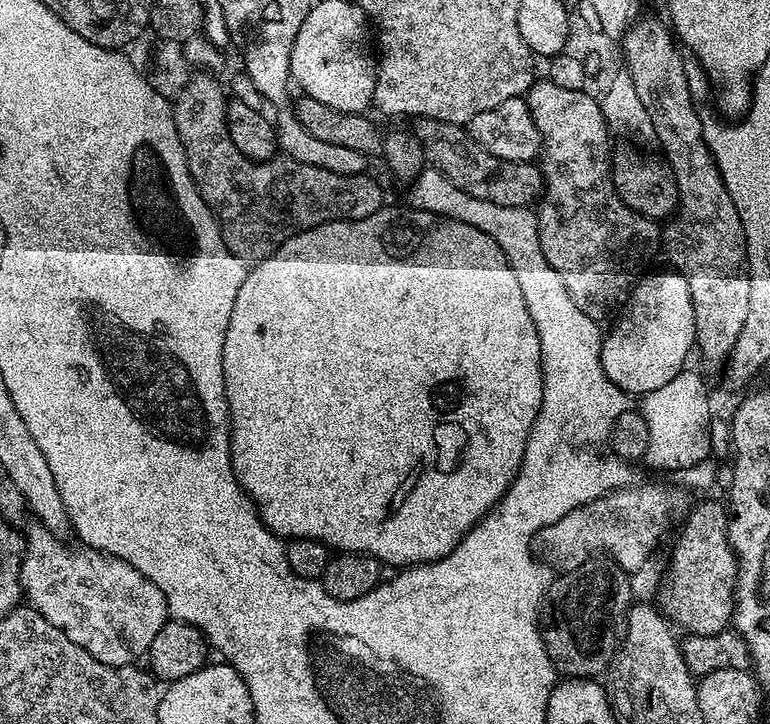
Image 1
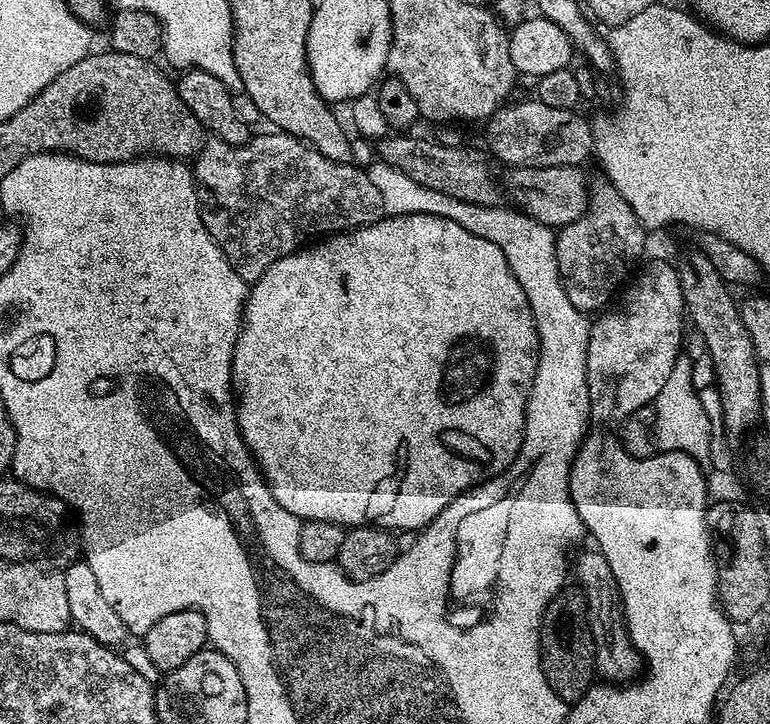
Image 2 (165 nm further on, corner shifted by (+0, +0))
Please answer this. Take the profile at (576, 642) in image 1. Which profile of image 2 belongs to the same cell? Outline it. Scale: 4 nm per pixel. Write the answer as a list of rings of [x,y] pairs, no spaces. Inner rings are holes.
[[[561,590],[540,617],[540,665],[546,674],[546,682],[550,682],[550,690],[554,690],[558,698],[562,698],[565,704],[571,706],[582,699],[592,687],[597,670],[596,643],[592,640],[592,630],[588,623],[588,604],[579,591],[568,591]]]

